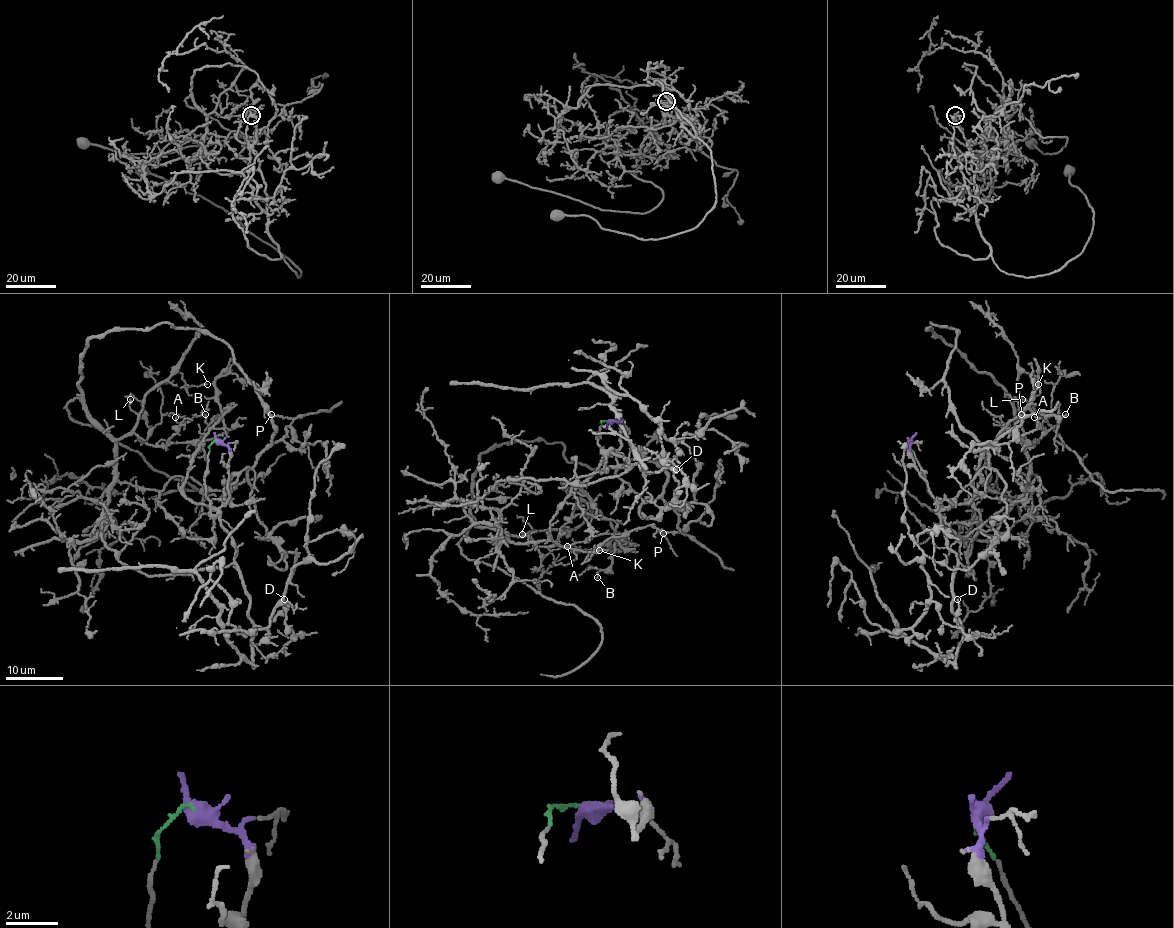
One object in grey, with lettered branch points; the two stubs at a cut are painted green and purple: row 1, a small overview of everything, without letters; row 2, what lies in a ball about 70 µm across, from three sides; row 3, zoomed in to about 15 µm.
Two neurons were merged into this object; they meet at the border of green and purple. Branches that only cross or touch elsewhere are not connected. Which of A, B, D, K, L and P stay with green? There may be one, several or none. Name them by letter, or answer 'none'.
A, L, P

